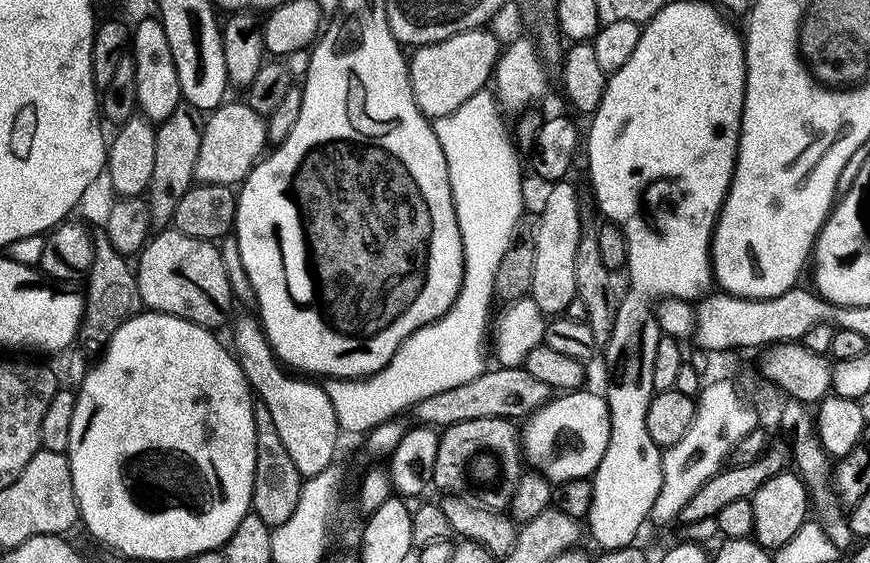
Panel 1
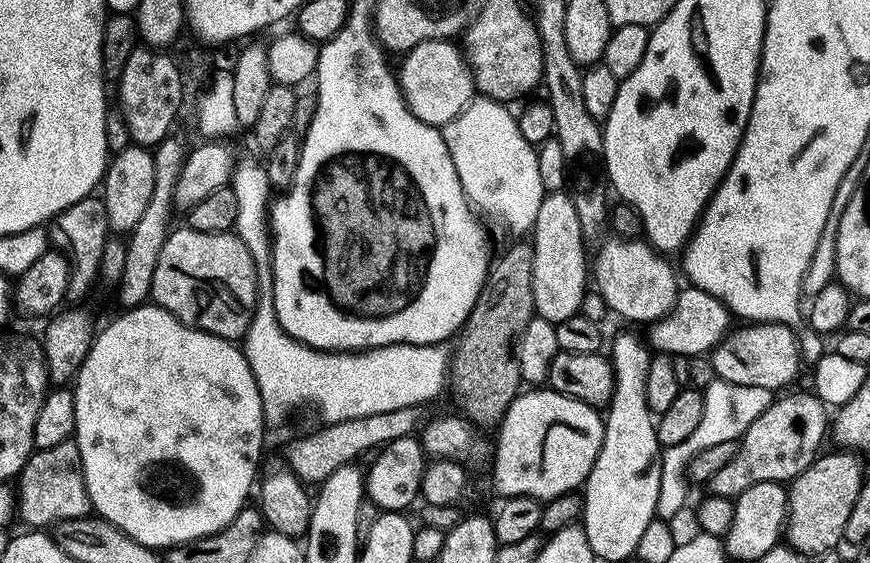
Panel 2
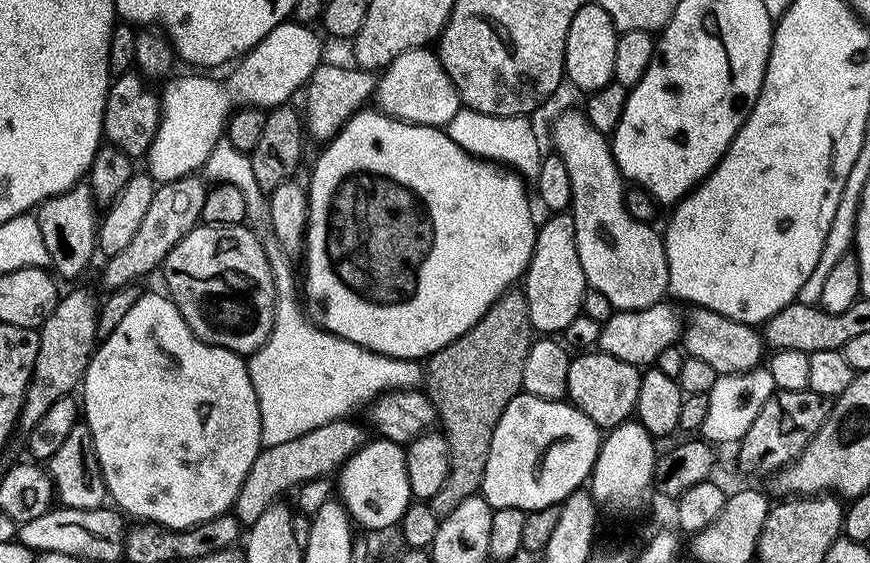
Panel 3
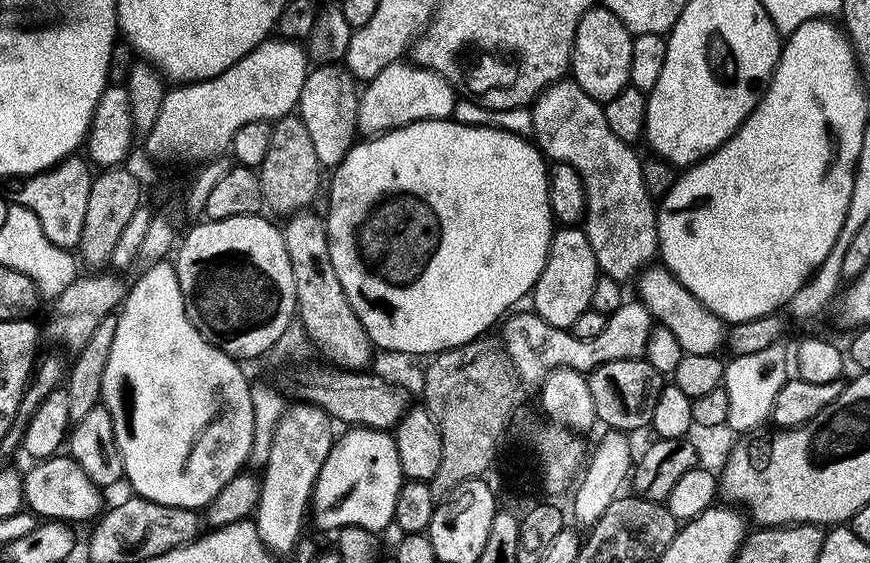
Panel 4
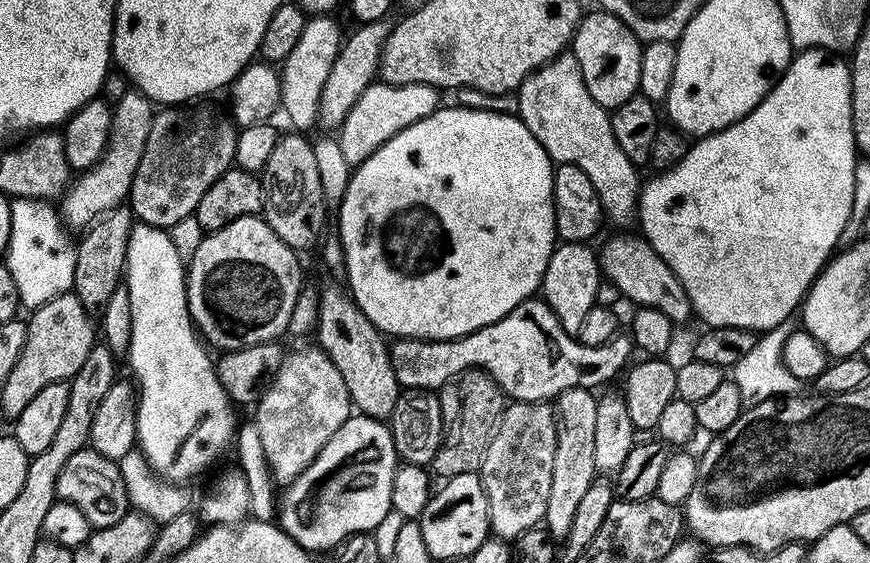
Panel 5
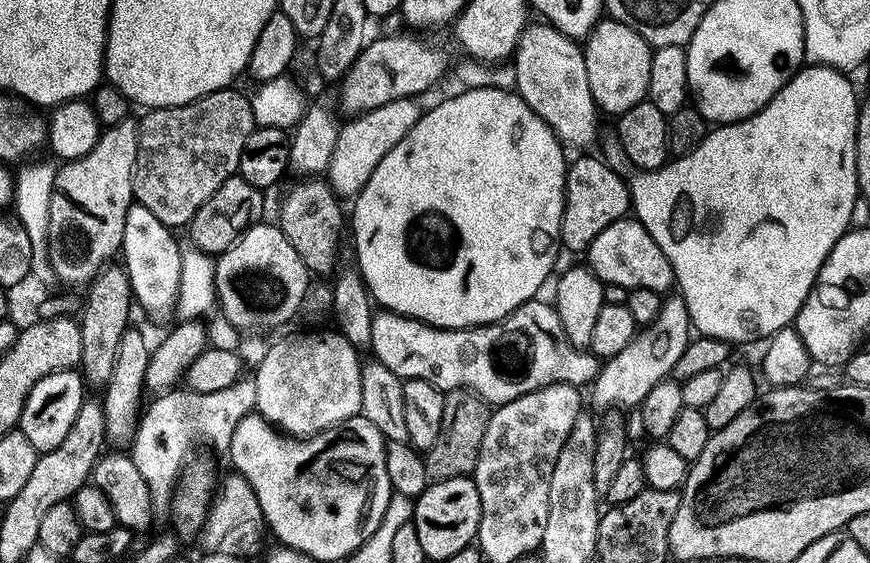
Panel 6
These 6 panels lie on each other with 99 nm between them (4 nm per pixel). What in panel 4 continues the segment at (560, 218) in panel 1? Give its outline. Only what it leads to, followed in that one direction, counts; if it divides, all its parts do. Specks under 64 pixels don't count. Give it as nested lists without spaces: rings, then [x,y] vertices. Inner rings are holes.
[[[560,226],[553,231],[546,266],[532,287],[530,293],[531,307],[550,326],[572,329],[574,322],[587,308],[593,307],[592,295],[596,292],[598,269],[594,250],[590,250],[588,236],[580,226]]]

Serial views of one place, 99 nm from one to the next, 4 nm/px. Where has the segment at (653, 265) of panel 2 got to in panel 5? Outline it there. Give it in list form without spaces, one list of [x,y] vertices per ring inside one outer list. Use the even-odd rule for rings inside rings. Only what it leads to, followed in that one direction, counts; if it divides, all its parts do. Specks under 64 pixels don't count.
[[[561,54],[555,56],[549,64],[543,64],[536,72],[531,72],[530,75],[522,82],[522,86],[518,89],[518,115],[520,121],[530,130],[530,134],[534,134],[534,138],[538,138],[538,142],[542,142],[542,146],[546,150],[546,154],[556,164],[569,164],[570,166],[578,166],[578,170],[583,170],[586,173],[586,178],[590,178],[590,182],[594,185],[594,190],[598,190],[598,198],[602,202],[602,210],[604,211],[604,219],[610,225],[613,224],[613,229],[624,230],[627,224],[635,225],[638,220],[638,205],[640,203],[640,190],[642,187],[642,179],[638,173],[637,165],[630,162],[630,158],[626,158],[622,146],[618,146],[618,141],[614,139],[614,130],[612,129],[612,117],[610,112],[600,106],[598,102],[590,96],[590,91],[586,88],[586,82],[583,81],[582,69],[578,64],[578,58],[572,54]]]

